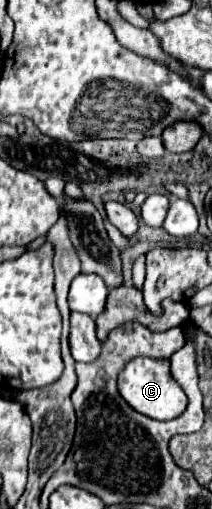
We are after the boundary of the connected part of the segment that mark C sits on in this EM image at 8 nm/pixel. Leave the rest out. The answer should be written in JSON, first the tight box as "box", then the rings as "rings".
{"box":[117,358,187,420],"rings":[[[133,358],[117,378],[117,388],[121,398],[139,414],[149,416],[153,420],[173,420],[187,408],[187,396],[171,378],[169,360],[153,360],[153,358]]]}

